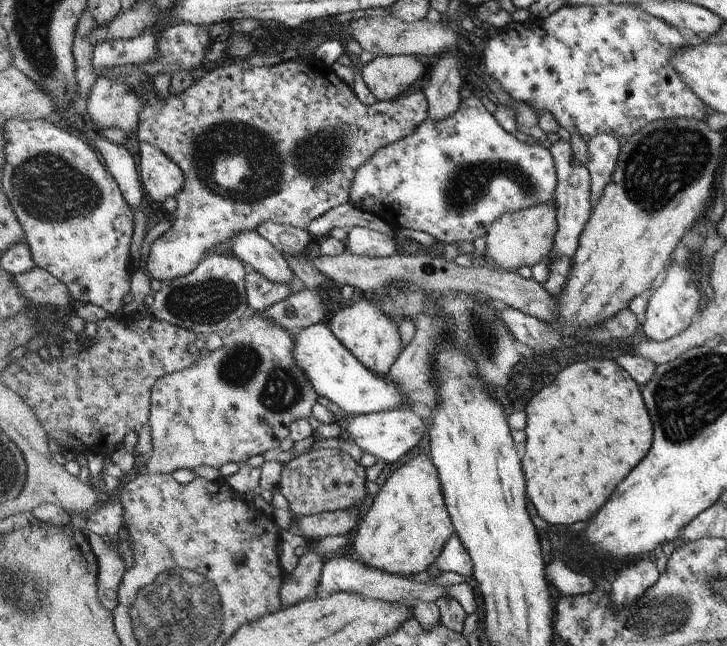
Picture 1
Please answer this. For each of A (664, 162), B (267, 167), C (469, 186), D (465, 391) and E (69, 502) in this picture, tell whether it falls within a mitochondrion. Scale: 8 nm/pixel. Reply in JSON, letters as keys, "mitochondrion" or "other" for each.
{"A":"mitochondrion","B":"mitochondrion","C":"mitochondrion","D":"other","E":"other"}

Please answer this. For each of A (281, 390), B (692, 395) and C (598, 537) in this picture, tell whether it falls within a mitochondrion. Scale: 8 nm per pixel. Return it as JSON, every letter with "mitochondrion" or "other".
{"A":"mitochondrion","B":"mitochondrion","C":"other"}

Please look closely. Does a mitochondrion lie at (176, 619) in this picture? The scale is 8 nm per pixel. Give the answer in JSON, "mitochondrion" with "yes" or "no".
{"mitochondrion":"yes"}

